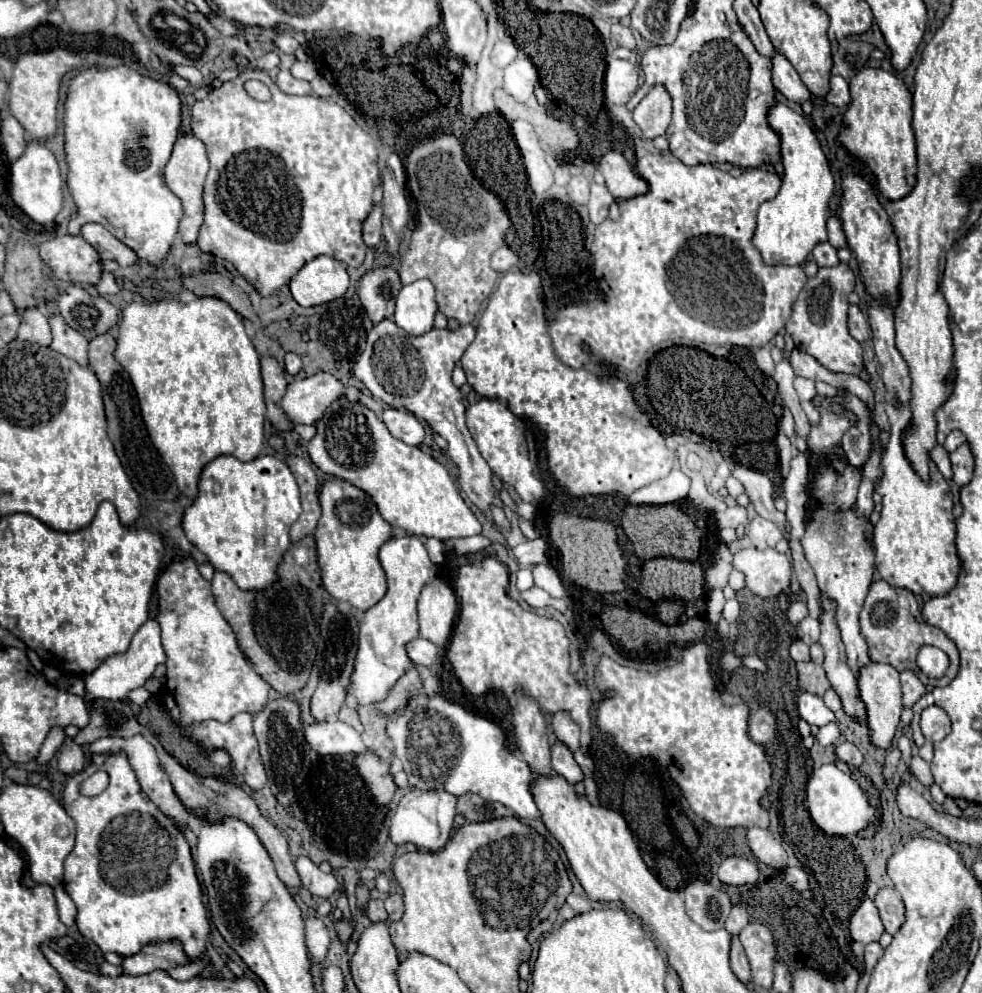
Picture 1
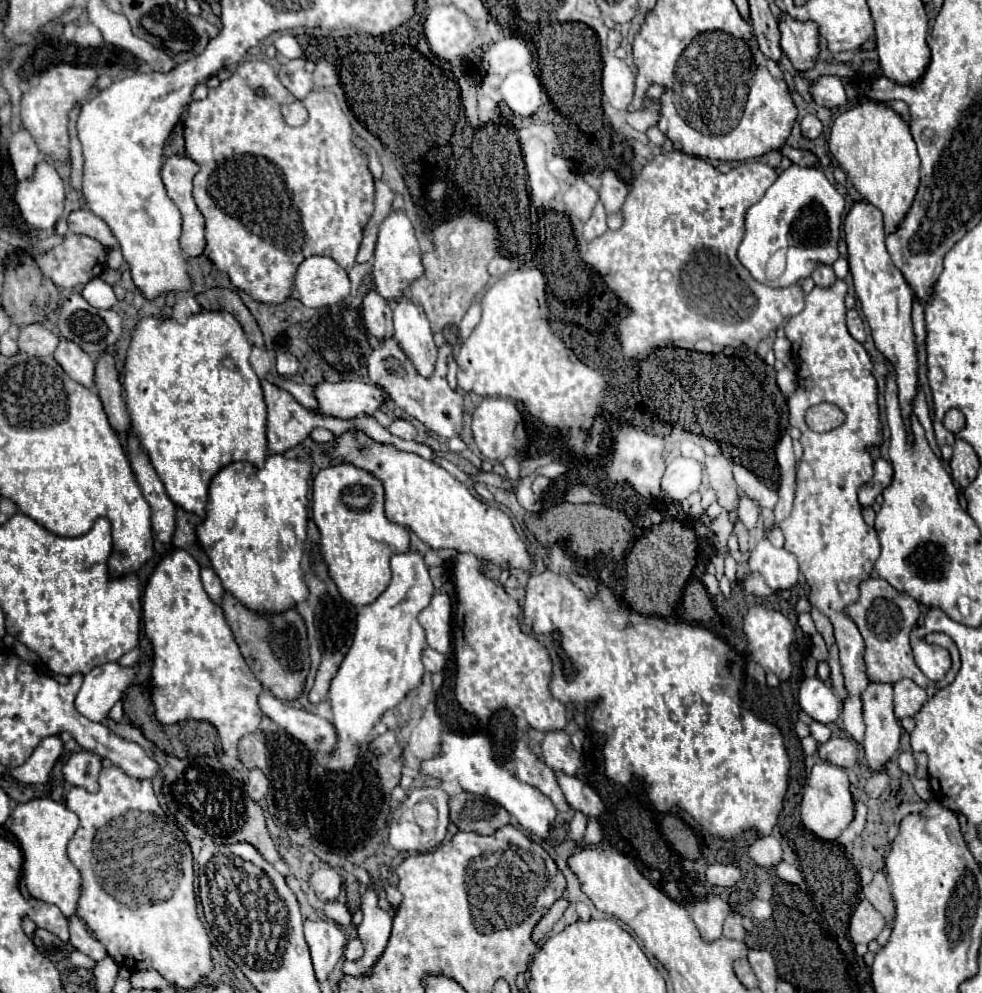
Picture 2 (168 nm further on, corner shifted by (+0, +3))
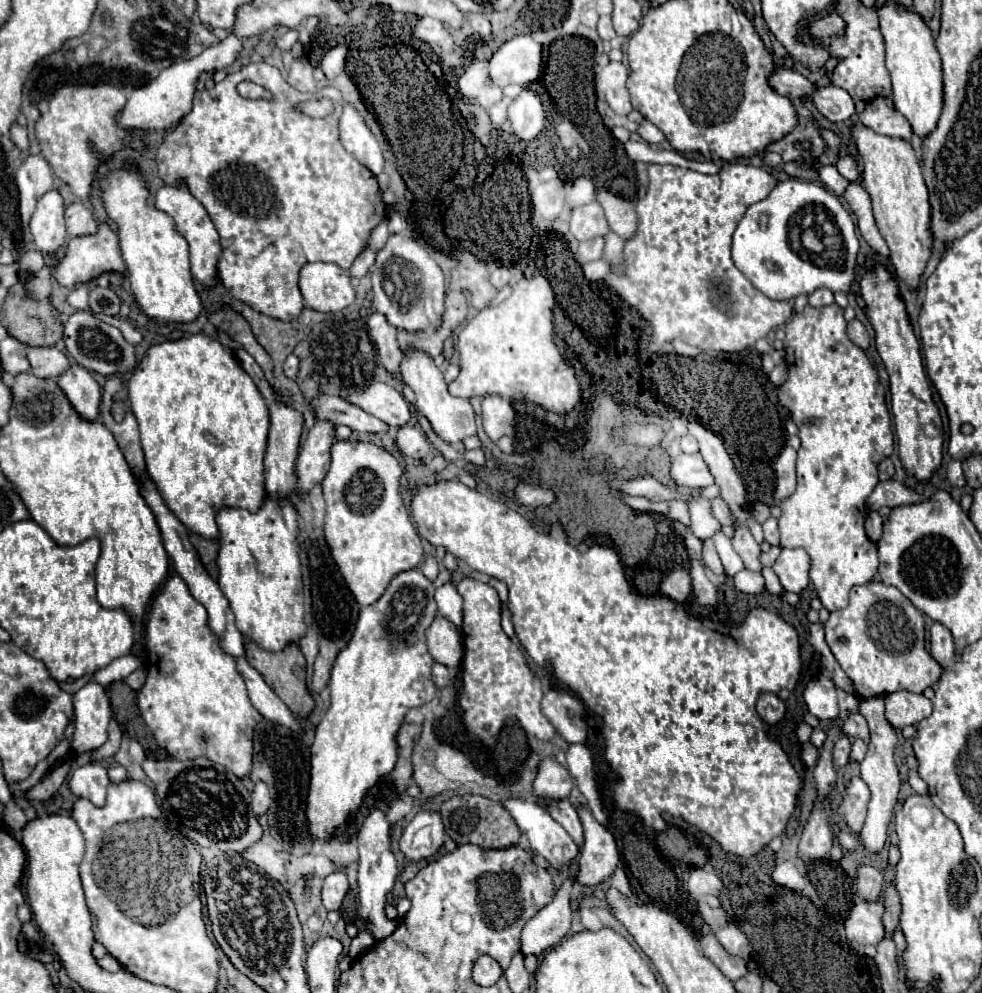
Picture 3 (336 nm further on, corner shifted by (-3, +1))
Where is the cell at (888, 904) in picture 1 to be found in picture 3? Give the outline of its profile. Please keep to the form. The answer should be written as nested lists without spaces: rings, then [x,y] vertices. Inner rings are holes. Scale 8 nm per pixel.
[[[860,864],[858,876],[856,876],[858,896],[868,900],[868,902],[876,902],[880,898],[880,894],[882,894],[882,886],[884,886],[882,874],[876,868],[872,868],[872,866]]]

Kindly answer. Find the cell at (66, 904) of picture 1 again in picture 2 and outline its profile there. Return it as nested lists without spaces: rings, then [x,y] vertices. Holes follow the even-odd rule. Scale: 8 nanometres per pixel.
[[[77,916],[69,918],[69,928],[71,928],[71,946],[73,946],[73,948],[77,948],[79,952],[91,956],[91,958],[97,960],[97,962],[107,956],[107,950],[101,946],[101,942],[97,942],[97,940],[89,934],[87,926],[85,926]]]

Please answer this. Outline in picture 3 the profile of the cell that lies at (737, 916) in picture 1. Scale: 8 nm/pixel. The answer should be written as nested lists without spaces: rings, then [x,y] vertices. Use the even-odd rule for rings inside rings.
[[[734,924],[726,926],[726,928],[720,928],[716,932],[720,944],[724,946],[724,950],[728,950],[730,954],[740,954],[740,956],[750,956],[750,942],[748,938],[740,932],[740,928],[736,928]]]

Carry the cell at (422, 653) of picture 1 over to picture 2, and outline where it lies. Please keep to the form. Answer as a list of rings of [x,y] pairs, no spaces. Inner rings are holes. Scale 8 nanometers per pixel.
[[[425,648],[425,650],[423,650],[423,666],[425,666],[431,674],[441,672],[441,670],[445,668],[445,662],[447,662],[447,656],[443,656],[443,654],[439,654],[439,652],[431,650],[431,648]]]

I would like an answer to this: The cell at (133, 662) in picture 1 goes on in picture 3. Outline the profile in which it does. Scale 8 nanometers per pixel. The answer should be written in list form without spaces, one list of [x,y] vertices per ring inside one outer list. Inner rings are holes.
[[[88,682],[74,694],[74,738],[72,750],[74,756],[100,748],[108,734],[108,722],[112,718],[112,704],[106,694],[106,688]]]

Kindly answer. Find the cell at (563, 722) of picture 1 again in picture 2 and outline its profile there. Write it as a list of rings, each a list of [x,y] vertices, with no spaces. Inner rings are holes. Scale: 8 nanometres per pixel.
[[[563,730],[545,734],[541,744],[541,758],[553,772],[565,772],[569,776],[575,776],[581,766],[581,754],[575,752],[569,736]]]

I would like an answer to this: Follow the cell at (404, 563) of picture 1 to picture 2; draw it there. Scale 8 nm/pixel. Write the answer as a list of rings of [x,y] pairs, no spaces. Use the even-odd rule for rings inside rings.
[[[417,552],[395,554],[391,558],[391,572],[393,578],[387,590],[375,602],[359,610],[353,644],[331,680],[329,702],[337,742],[325,768],[335,774],[349,772],[363,760],[365,746],[373,740],[373,726],[389,708],[395,708],[411,690],[415,690],[425,674],[421,652],[427,648],[427,642],[417,616],[429,606],[435,586],[429,578],[423,556]]]

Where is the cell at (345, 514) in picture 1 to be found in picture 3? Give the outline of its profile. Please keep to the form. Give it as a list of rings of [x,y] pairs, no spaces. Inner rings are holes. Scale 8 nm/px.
[[[338,440],[332,444],[332,464],[330,464],[326,478],[322,480],[322,490],[324,490],[324,500],[326,500],[323,531],[325,540],[330,546],[332,558],[344,582],[354,594],[356,602],[362,606],[374,604],[384,594],[394,574],[416,568],[420,560],[424,558],[420,536],[410,522],[410,512],[402,498],[400,476],[402,476],[400,460],[392,452],[376,444],[348,442],[348,440]]]

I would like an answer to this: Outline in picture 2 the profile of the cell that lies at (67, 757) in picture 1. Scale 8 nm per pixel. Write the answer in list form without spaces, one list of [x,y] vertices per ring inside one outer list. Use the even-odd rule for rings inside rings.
[[[87,750],[71,754],[63,764],[65,780],[73,786],[85,788],[87,792],[97,792],[99,772],[101,772],[101,758]]]

